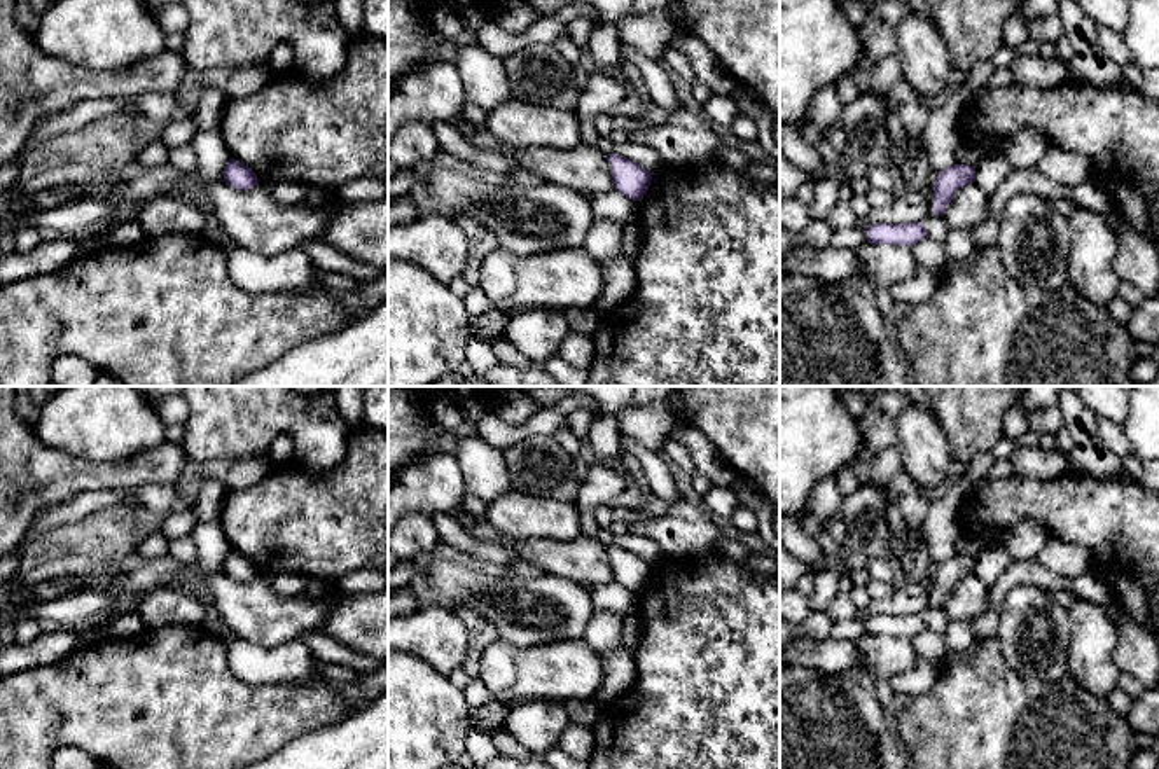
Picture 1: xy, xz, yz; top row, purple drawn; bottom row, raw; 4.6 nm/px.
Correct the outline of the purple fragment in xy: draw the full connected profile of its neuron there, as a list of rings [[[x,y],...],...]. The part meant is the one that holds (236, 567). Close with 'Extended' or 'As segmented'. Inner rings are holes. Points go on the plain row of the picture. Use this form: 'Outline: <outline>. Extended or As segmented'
Outline: [[[236,551],[224,558],[224,573],[236,582],[248,582],[259,577],[255,565]]]. As segmented

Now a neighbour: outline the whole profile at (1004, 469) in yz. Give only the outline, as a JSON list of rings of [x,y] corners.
[[[1010,460],[996,461],[991,467],[991,470],[988,472],[988,475],[963,496],[963,500],[958,507],[958,514],[963,512],[965,505],[975,496],[975,493],[981,489],[981,486],[986,481],[989,481],[989,479],[1009,479],[1012,475],[1014,475],[1014,465]]]

